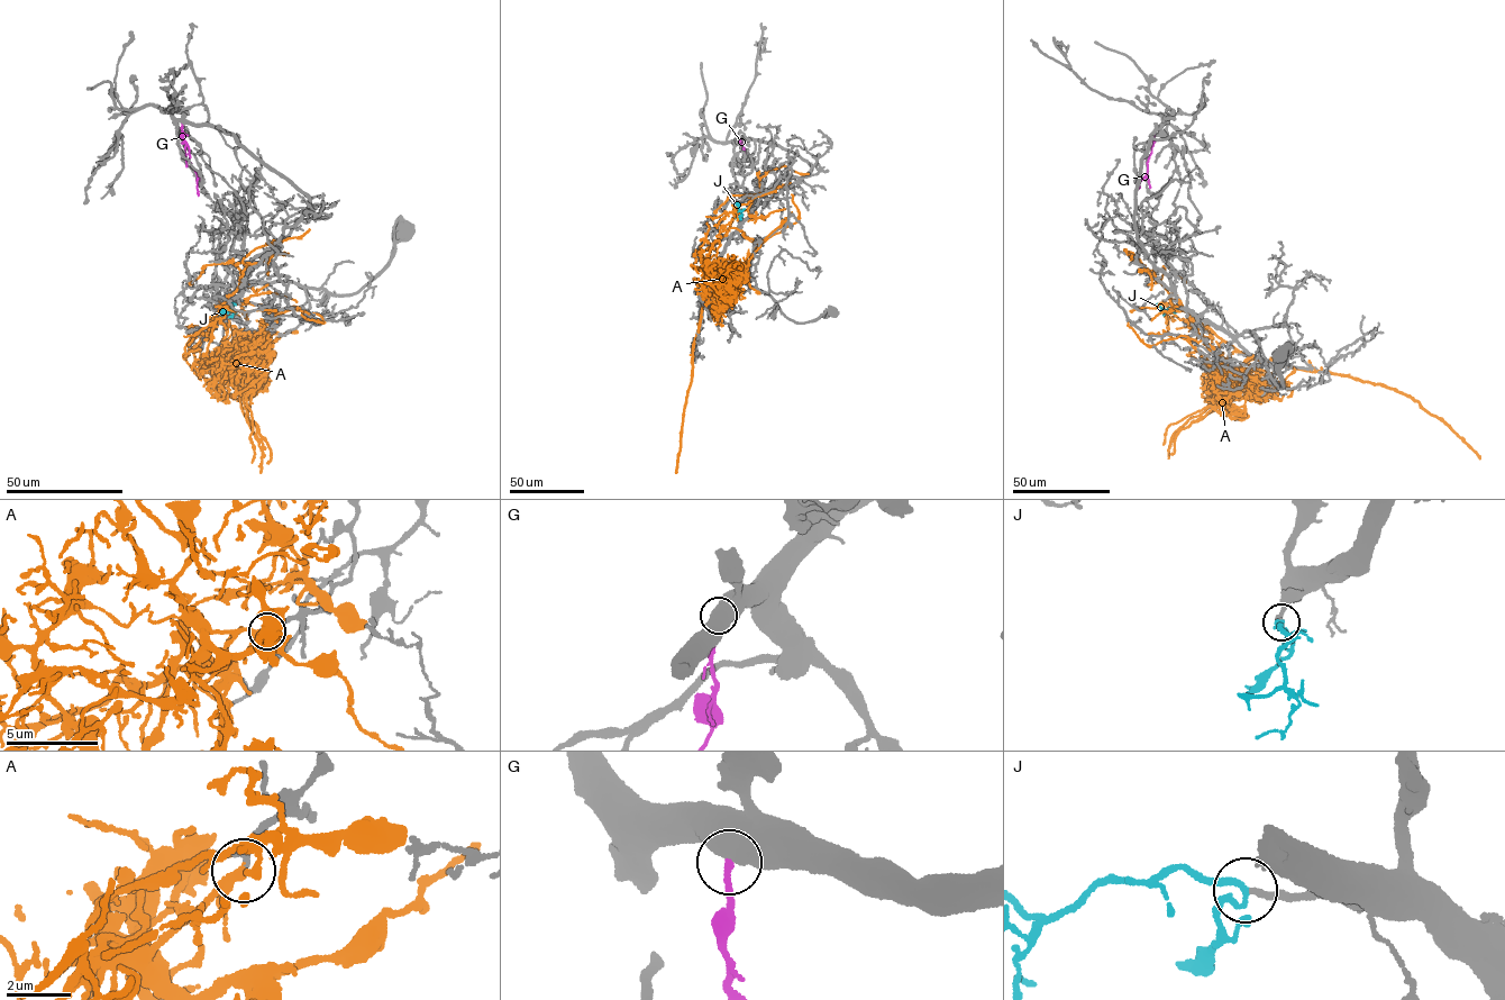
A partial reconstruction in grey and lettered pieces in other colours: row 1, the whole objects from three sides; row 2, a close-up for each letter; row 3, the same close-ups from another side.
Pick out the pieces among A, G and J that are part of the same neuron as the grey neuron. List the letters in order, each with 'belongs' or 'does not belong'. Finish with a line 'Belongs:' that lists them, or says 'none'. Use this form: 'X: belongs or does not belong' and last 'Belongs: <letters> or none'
A: does not belong
G: does not belong
J: belongs
Belongs: J

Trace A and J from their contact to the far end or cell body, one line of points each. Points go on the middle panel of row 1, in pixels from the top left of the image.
A: (742, 279), (726, 287), (703, 303), (675, 473)
J: (739, 218), (741, 211), (736, 203)

